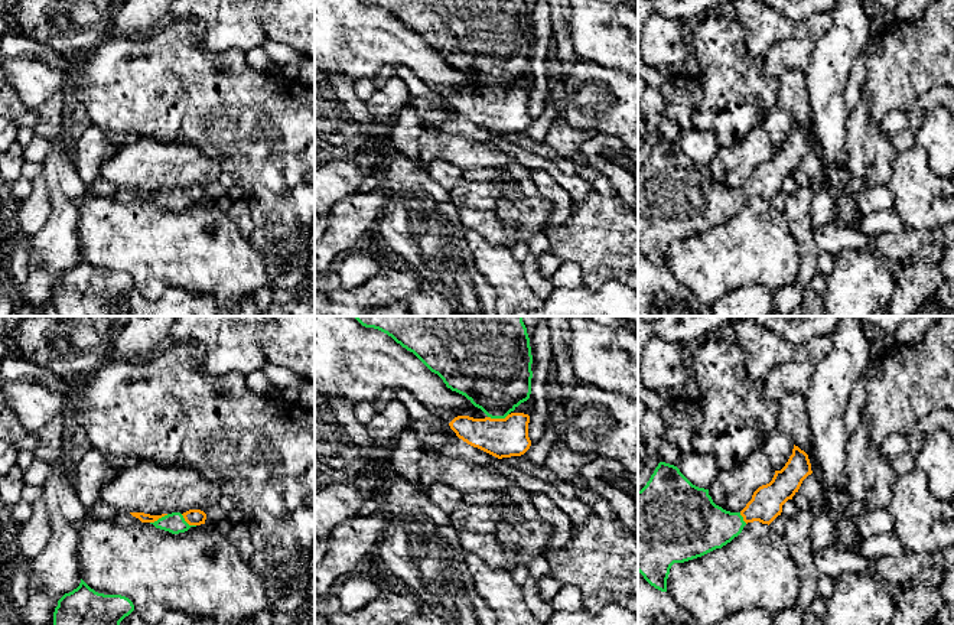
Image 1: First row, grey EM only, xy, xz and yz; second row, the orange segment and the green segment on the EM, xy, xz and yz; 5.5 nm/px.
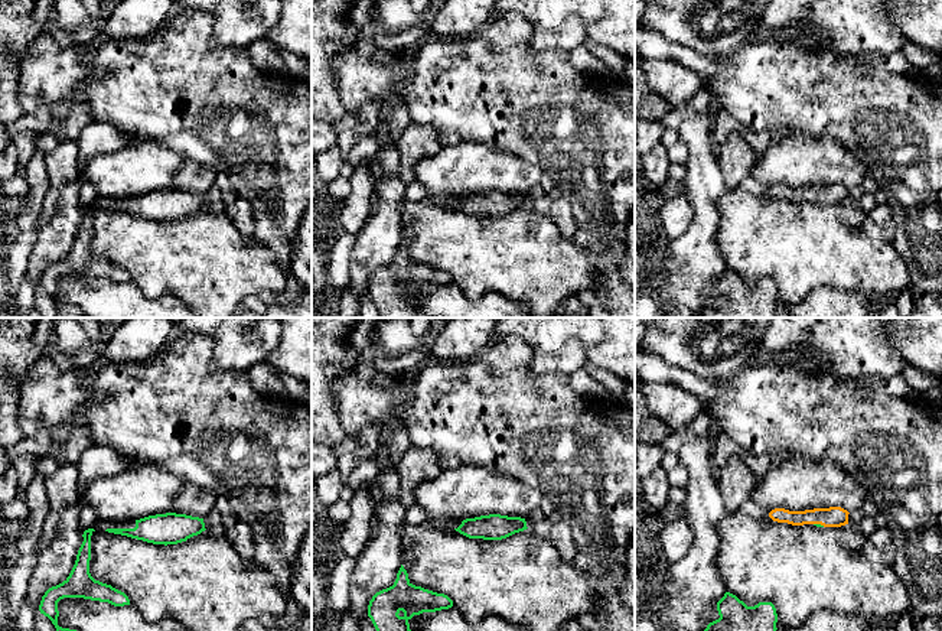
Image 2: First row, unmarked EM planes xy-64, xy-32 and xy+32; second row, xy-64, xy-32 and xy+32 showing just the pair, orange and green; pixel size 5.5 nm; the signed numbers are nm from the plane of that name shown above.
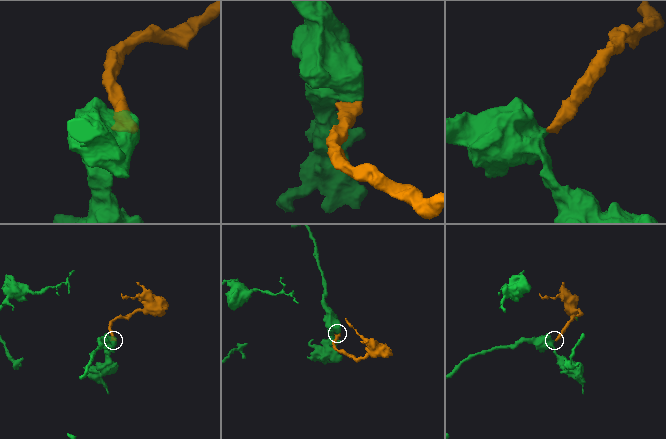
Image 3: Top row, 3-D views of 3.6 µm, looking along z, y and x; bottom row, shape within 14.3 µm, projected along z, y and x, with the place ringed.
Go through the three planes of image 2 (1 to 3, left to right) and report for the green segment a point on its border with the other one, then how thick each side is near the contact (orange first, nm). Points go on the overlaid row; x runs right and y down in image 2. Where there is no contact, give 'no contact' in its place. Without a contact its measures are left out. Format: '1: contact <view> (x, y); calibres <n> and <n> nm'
1: no contact
2: no contact
3: contact xy+32 (820, 523); calibres 110 and 20 nm

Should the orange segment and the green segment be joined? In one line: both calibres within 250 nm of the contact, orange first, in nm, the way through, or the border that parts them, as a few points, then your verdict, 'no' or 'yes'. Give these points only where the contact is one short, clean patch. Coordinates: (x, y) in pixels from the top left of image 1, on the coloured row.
220 nm thick on the orange side, 400 nm on the other; runs through xz (502, 438), (498, 419), (495, 374); yes

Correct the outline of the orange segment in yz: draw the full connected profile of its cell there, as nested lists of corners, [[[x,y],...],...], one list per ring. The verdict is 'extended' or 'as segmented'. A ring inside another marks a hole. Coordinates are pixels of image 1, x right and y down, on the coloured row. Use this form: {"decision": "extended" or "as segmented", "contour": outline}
{"decision": "extended", "contour": [[[794,445],[788,462],[781,471],[775,471],[772,481],[759,486],[740,512],[730,512],[716,505],[709,489],[693,485],[677,466],[660,462],[647,485],[638,491],[638,572],[651,586],[667,592],[667,579],[674,563],[722,548],[738,537],[748,523],[769,525],[811,473],[808,455]]]}

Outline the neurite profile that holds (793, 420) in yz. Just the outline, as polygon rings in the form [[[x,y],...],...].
[[[787,394],[778,400],[776,429],[784,433],[795,446],[808,455],[811,471],[823,486],[823,504],[813,508],[815,514],[830,512],[827,488],[820,476],[820,466],[814,453],[814,439],[808,423],[805,397],[802,394]]]

